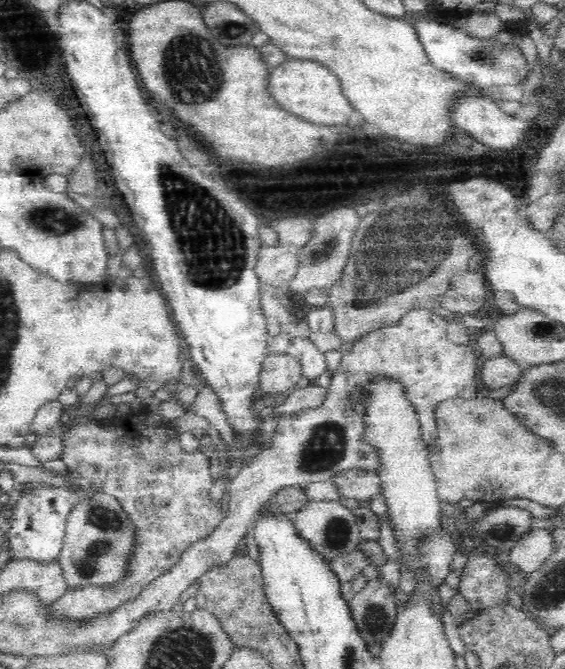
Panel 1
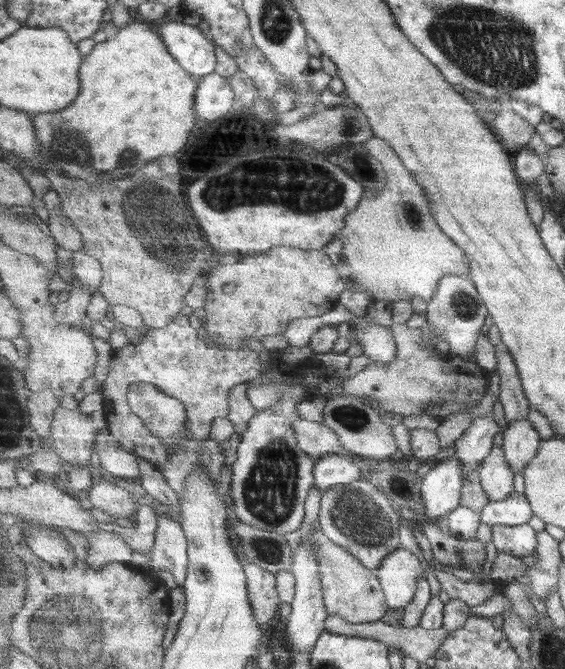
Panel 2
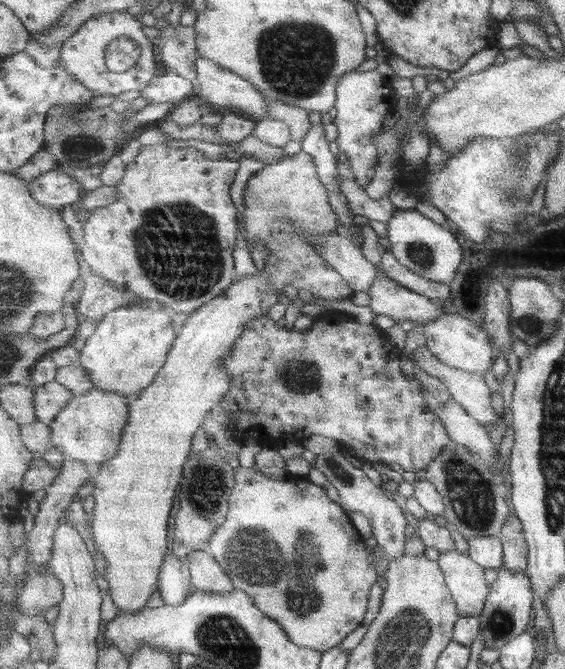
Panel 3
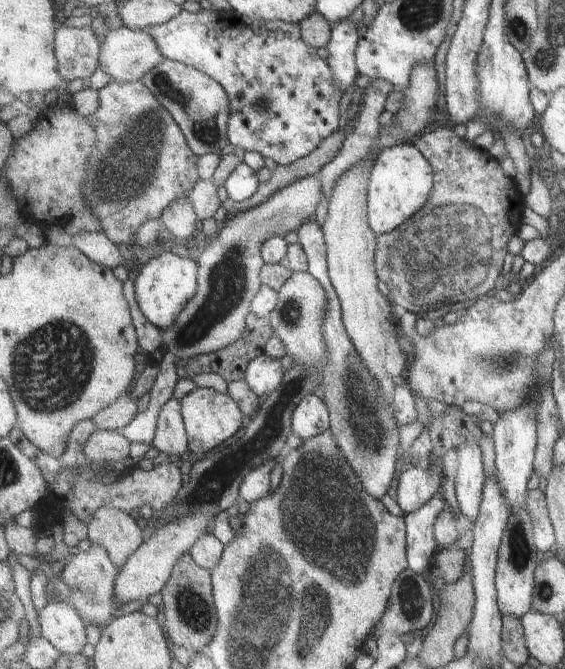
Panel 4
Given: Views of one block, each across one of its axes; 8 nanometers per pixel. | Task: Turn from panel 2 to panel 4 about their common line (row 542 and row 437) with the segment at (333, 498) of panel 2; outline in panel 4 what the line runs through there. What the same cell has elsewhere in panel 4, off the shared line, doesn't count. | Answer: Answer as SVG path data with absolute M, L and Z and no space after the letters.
M309 220L309 222L300 226L297 233L300 238L300 243L308 255L308 261L310 262L309 272L317 278L319 282L323 283L330 300L330 310L328 311L328 316L323 327L323 336L328 344L328 365L322 368L324 377L321 389L324 390L324 401L329 402L329 410L331 410L331 418L333 418L331 432L334 434L335 440L344 457L347 459L347 462L349 462L353 470L357 473L357 476L361 479L365 490L381 501L387 494L387 490L391 488L391 482L395 480L395 472L397 472L397 470L395 470L395 464L397 464L397 458L404 457L401 450L401 442L399 442L399 426L401 424L396 417L393 404L388 402L387 395L380 389L380 384L376 381L376 378L373 378L372 372L367 368L364 360L357 352L356 346L351 344L351 340L349 340L349 336L347 336L347 332L345 332L341 299L330 277L328 246L322 226L319 226L315 220Z

